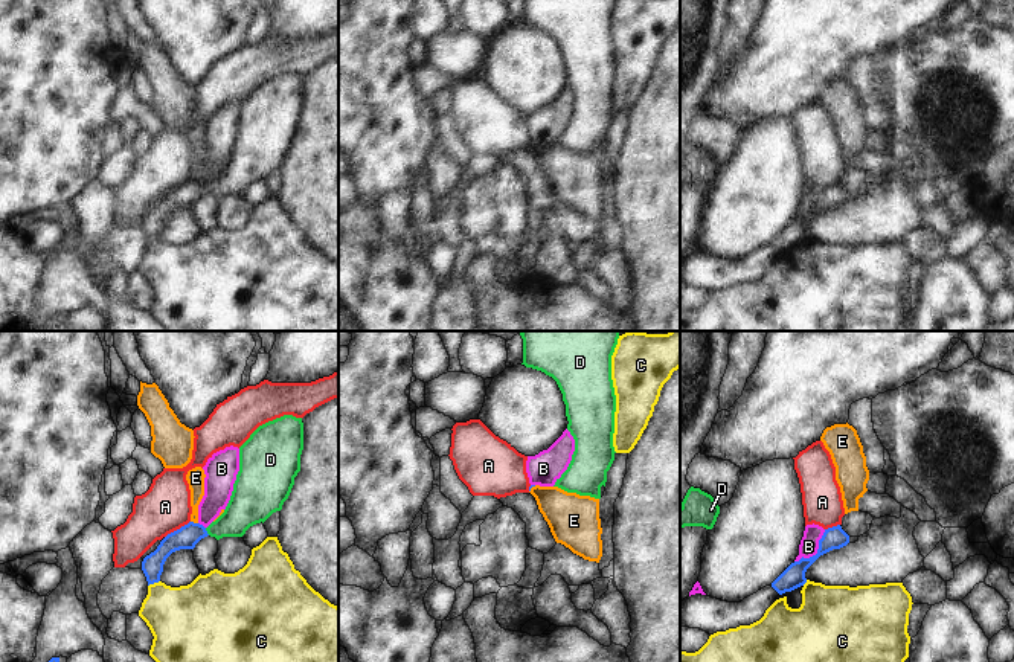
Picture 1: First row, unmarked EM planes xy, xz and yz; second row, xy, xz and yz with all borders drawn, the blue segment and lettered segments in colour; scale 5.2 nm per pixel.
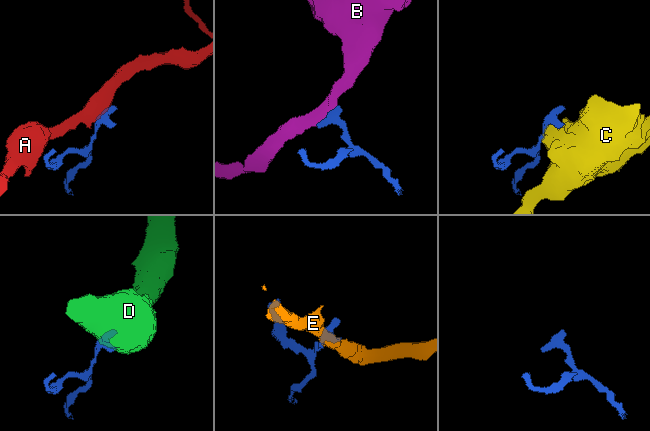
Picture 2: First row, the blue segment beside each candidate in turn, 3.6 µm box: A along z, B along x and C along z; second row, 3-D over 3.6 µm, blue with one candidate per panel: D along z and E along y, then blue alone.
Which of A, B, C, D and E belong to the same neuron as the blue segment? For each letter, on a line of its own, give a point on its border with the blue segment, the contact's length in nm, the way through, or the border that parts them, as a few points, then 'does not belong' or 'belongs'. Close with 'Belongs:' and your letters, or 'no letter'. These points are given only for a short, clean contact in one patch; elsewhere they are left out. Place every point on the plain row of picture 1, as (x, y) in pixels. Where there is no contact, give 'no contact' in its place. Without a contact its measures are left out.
A: xy (177, 188) | 160 nm | along xy (189, 179), (165, 196) | does not belong
B: yz (818, 211) | 240 nm | along yz (825, 188), (818, 209), (795, 220) | does not belong
C: xy (153, 241) | 70 nm | does not belong
D: xy (206, 189) | 50 nm | across xy (186, 196), (195, 189), (206, 189), (227, 183), (246, 165) | belongs
E: xy (192, 180) | 40 nm | along xy (191, 179), (197, 182) | does not belong
Belongs: D

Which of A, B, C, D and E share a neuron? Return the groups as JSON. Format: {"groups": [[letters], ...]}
{"groups": [["A"], ["B"], ["C"], ["D"], ["E"]]}

